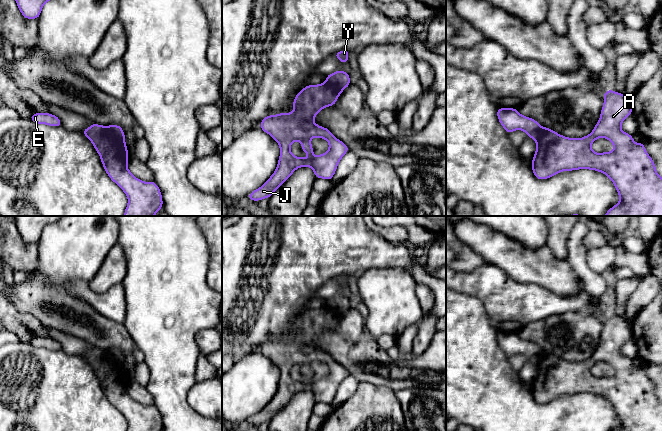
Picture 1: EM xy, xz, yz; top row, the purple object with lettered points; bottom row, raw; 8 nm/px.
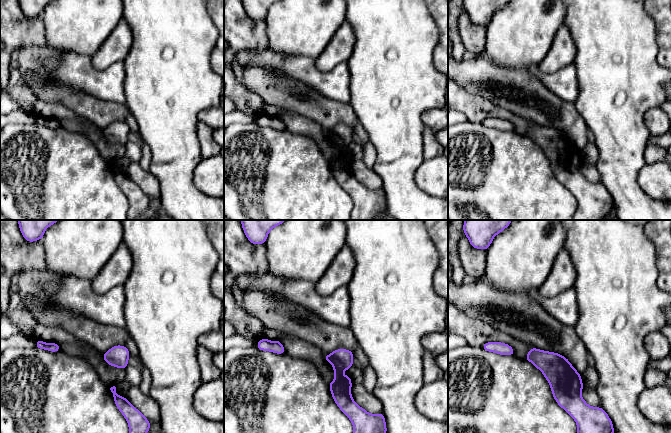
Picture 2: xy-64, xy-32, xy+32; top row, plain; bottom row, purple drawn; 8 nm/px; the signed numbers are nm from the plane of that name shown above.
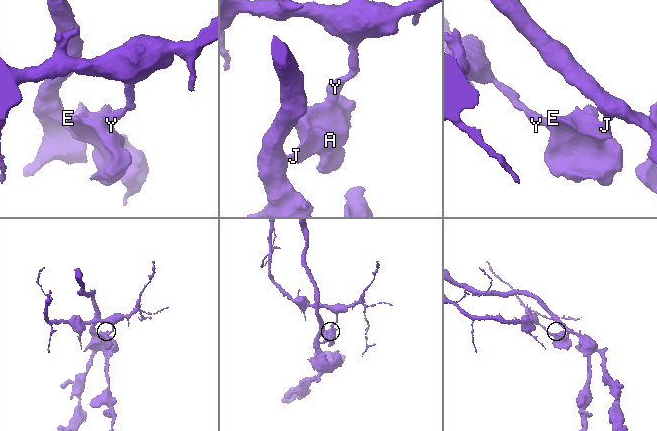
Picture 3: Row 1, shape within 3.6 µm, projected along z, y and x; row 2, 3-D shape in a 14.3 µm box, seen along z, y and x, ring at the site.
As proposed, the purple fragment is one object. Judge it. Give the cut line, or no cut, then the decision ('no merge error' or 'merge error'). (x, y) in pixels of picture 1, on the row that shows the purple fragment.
cut in xy along (107, 126), (119, 138), (124, 140); merge error

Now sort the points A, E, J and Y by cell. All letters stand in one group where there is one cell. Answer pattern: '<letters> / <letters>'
A E J / Y

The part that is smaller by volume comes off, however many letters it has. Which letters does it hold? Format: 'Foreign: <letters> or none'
Foreign: Y

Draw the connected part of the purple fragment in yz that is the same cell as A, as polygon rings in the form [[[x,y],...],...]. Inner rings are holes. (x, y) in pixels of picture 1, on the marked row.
[[[611,89],[604,94],[599,121],[593,131],[582,138],[569,138],[542,127],[536,139],[532,171],[537,179],[545,180],[562,171],[596,170],[612,180],[620,201],[603,216],[662,216],[662,177],[646,152],[644,143],[635,143],[633,136],[621,130],[622,122],[632,115],[632,105],[624,94]],[[598,138],[608,139],[614,146],[611,152],[595,153],[591,145]]]

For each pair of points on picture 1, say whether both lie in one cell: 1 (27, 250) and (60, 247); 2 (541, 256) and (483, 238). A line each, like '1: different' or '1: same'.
1: different
2: same

